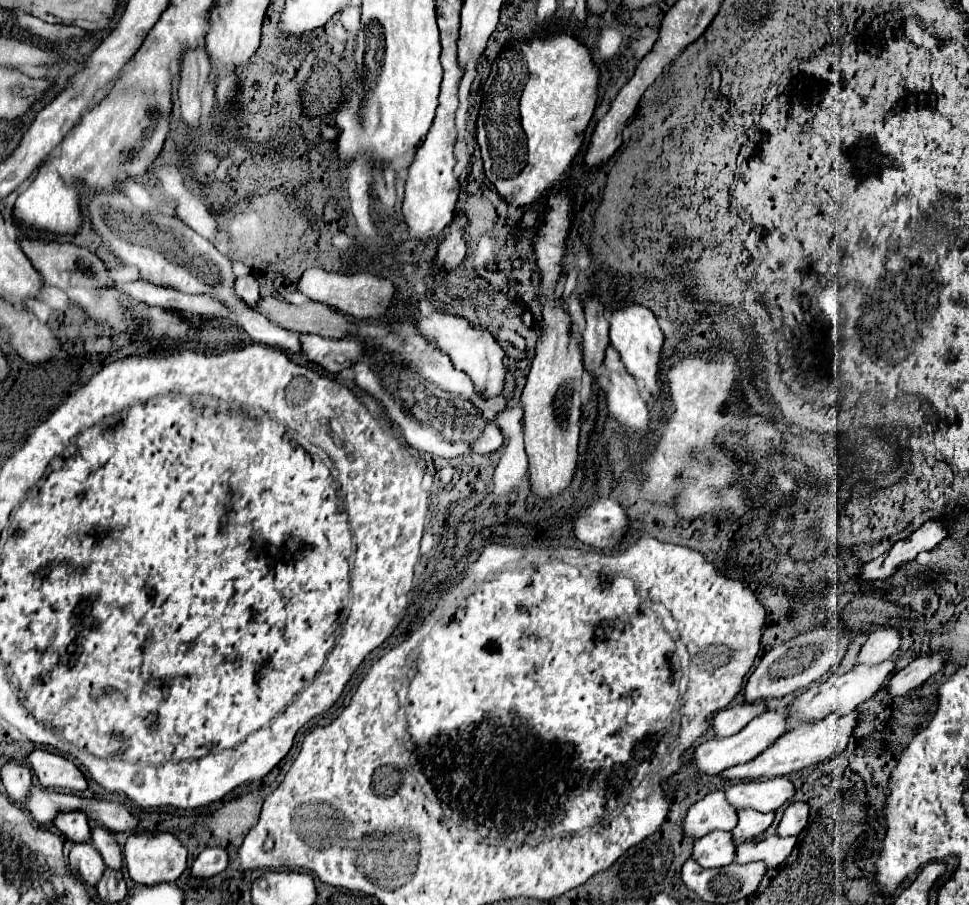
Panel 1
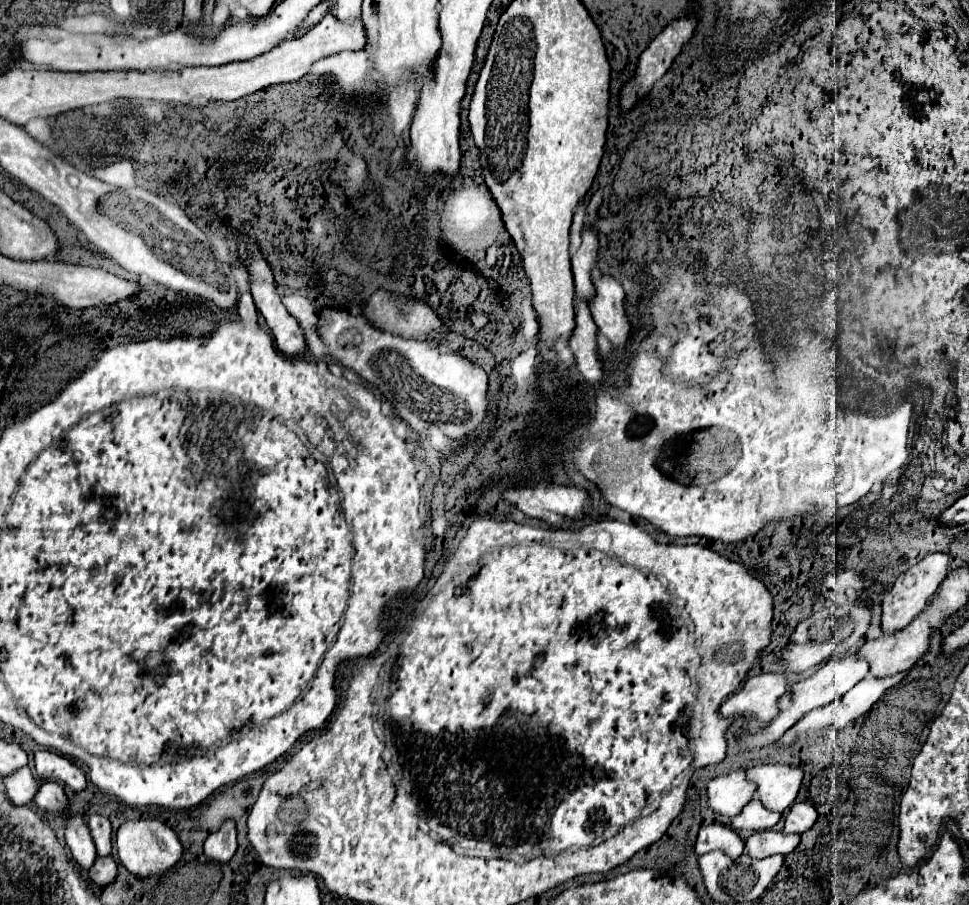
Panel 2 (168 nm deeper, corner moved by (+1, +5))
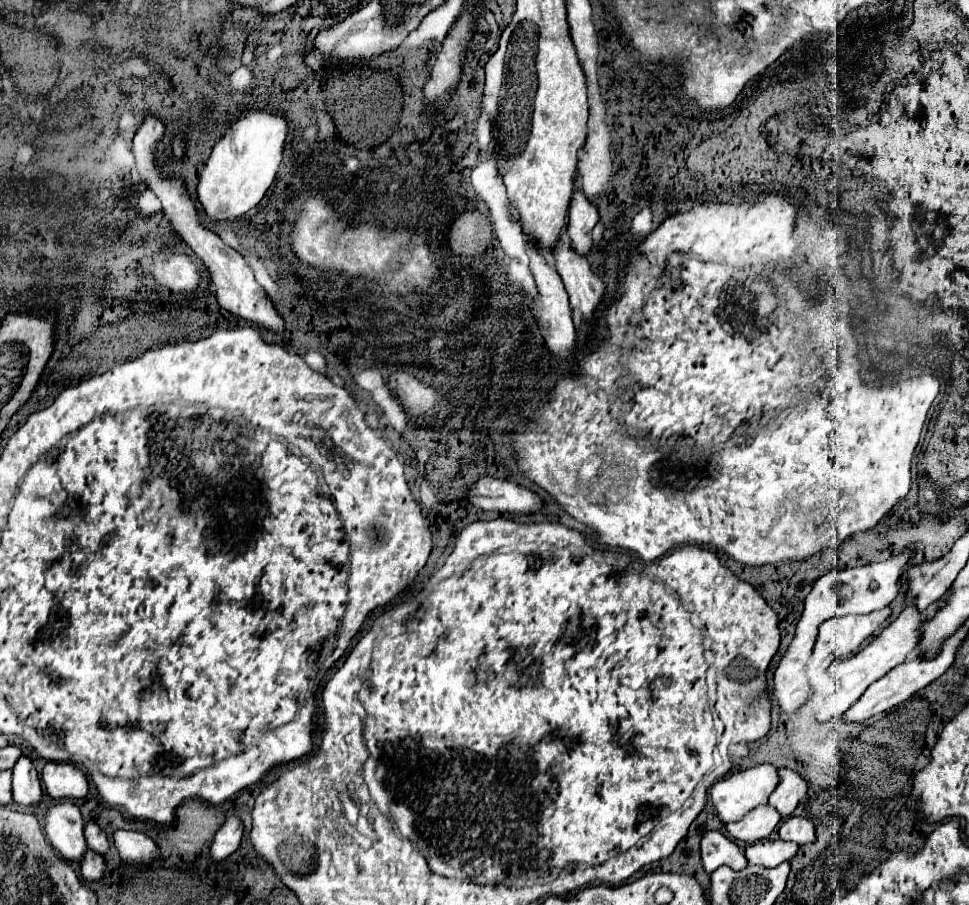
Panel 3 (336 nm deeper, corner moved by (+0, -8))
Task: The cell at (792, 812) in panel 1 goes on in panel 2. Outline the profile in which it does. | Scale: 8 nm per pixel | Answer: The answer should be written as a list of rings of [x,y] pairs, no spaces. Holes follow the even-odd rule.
[[[800,801],[800,803],[794,803],[790,809],[788,809],[788,817],[784,821],[784,833],[804,833],[808,831],[818,819],[818,813],[814,809],[812,803],[808,801]]]

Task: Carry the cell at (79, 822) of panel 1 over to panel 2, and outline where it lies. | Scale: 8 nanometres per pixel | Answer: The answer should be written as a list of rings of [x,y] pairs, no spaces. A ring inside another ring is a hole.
[[[42,783],[34,797],[34,803],[42,811],[50,811],[54,815],[64,815],[70,807],[66,791],[58,783]]]

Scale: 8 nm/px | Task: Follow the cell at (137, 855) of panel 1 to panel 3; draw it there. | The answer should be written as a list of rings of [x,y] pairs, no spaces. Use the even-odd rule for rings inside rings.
[[[115,830],[113,832],[113,842],[121,854],[121,860],[127,866],[135,864],[147,864],[151,858],[157,856],[157,846],[155,842],[145,836],[143,832],[131,832],[131,830]]]

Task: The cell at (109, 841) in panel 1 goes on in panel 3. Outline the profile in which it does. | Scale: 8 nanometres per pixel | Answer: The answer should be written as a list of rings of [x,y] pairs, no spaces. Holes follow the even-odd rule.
[[[87,822],[85,824],[85,842],[91,850],[95,850],[97,854],[105,854],[109,850],[109,840],[107,834],[95,824],[95,822]]]

